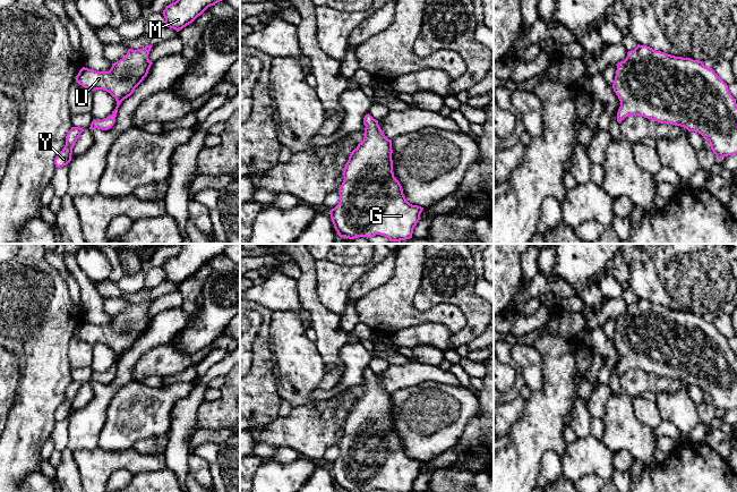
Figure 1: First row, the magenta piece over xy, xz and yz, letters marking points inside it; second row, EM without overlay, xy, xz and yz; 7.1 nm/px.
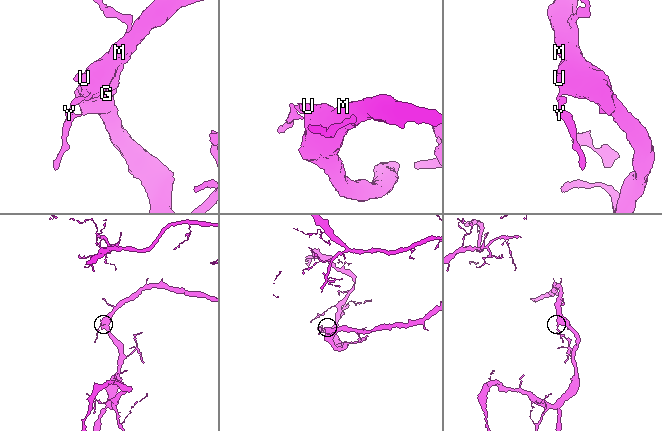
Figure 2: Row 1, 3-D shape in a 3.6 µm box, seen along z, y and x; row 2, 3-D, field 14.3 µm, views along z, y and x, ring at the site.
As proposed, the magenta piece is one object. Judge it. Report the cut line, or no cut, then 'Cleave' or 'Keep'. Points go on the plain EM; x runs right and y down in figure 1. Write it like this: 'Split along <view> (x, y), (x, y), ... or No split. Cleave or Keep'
No split. Keep

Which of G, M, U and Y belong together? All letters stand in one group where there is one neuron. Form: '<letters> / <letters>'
G M U Y

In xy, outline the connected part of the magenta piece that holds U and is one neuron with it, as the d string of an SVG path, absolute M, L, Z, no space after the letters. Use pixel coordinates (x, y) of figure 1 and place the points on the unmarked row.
M146 299L143 303L129 303L127 308L119 315L112 317L109 325L96 325L83 321L76 330L76 336L83 341L96 345L103 343L109 346L117 355L113 367L103 374L93 374L89 383L108 384L115 376L118 362L121 356L130 350L135 342L147 330L152 320L148 313L153 299Z

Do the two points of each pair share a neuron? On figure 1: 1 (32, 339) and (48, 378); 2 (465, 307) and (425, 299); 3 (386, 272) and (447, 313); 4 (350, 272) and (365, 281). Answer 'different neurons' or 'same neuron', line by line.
1: same neuron
2: same neuron
3: different neurons
4: different neurons

